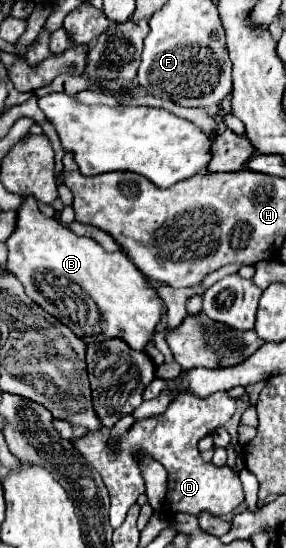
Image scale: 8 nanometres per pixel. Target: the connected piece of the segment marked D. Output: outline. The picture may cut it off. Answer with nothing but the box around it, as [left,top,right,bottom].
[75,392,243,528]

